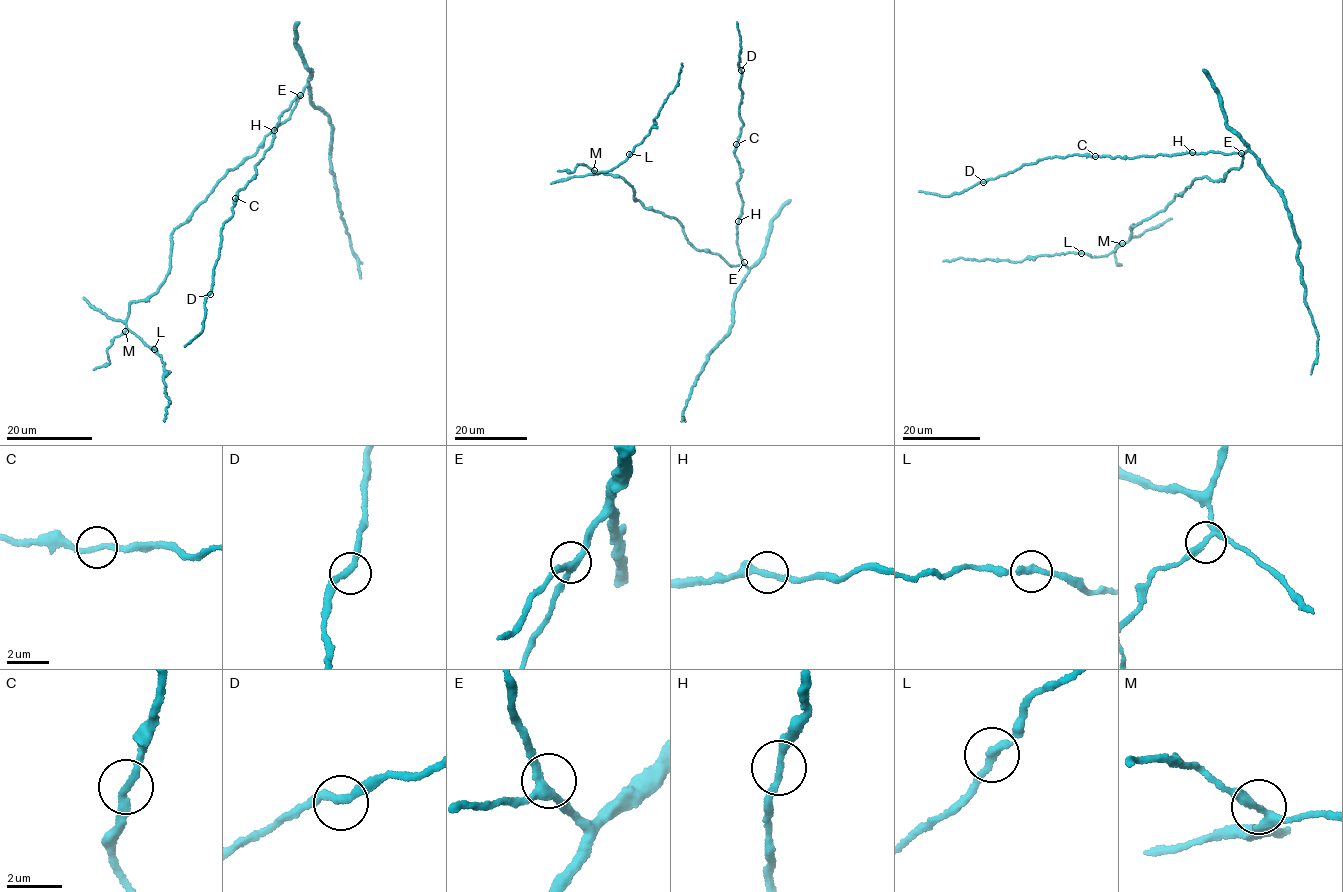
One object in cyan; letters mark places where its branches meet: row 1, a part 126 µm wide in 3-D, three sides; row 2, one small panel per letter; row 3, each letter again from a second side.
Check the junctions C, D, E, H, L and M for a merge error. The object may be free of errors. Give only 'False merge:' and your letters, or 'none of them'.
False merge: none of them

